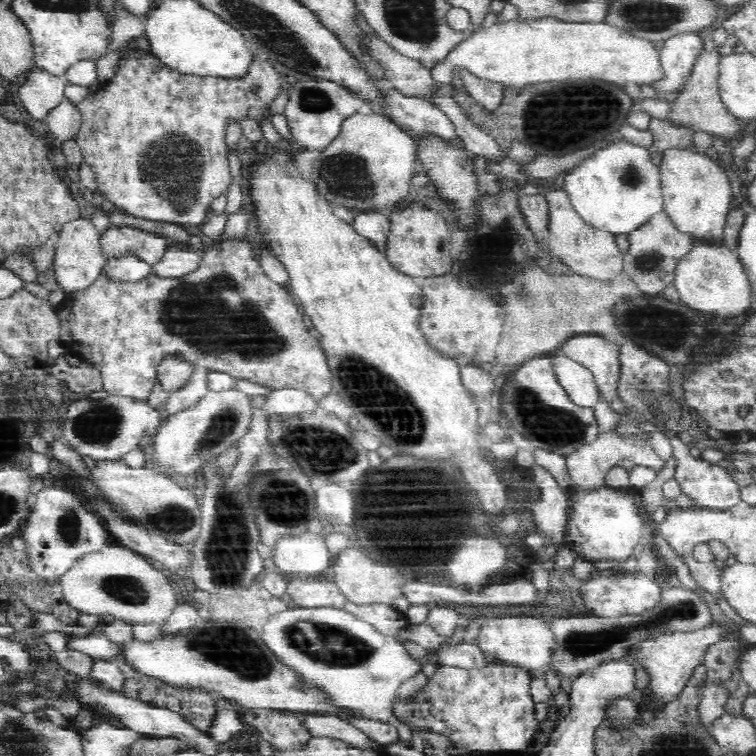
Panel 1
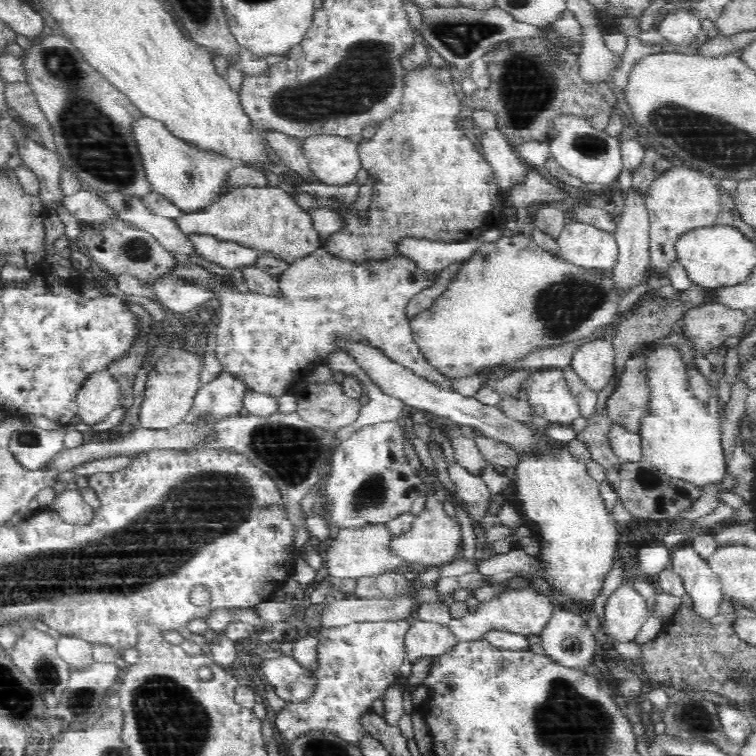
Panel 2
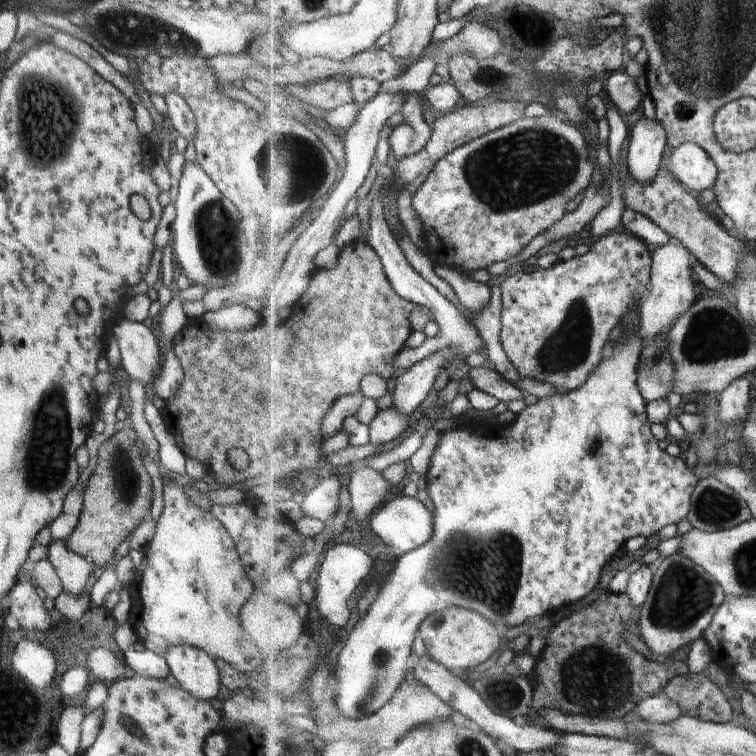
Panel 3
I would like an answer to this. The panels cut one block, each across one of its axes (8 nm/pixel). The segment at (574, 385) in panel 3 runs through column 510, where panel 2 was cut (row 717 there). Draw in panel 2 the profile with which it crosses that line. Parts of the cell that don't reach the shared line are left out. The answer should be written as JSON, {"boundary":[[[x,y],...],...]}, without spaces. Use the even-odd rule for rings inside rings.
{"boundary":[[[395,620],[375,623],[352,623],[334,628],[322,628],[317,634],[317,651],[319,667],[314,671],[317,687],[314,696],[305,703],[287,704],[275,717],[274,725],[278,727],[284,740],[294,740],[310,730],[328,730],[348,742],[357,743],[360,734],[365,732],[358,718],[370,712],[372,702],[383,695],[394,680],[401,674],[405,661],[405,636],[411,620]]]}

